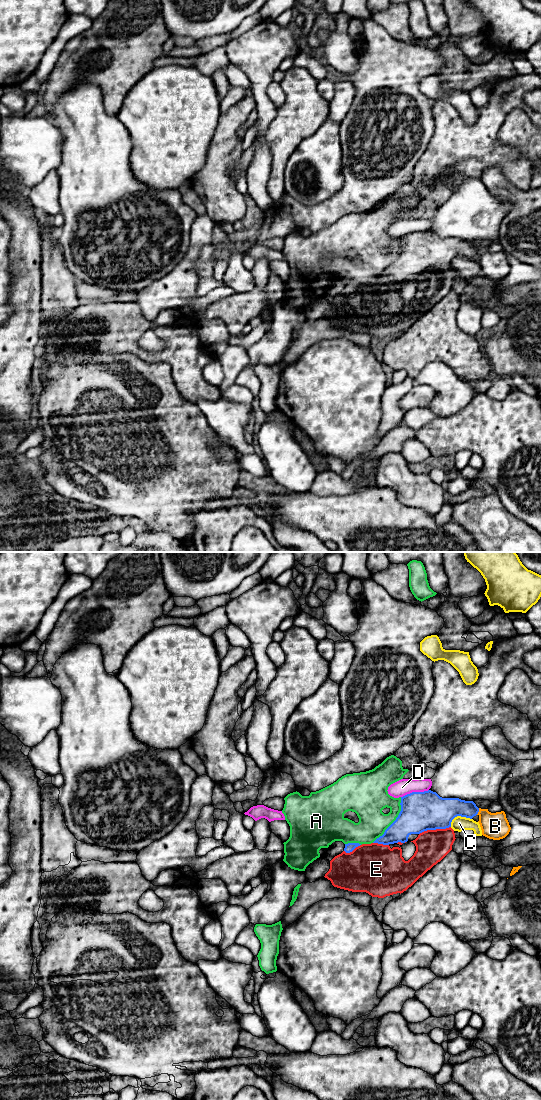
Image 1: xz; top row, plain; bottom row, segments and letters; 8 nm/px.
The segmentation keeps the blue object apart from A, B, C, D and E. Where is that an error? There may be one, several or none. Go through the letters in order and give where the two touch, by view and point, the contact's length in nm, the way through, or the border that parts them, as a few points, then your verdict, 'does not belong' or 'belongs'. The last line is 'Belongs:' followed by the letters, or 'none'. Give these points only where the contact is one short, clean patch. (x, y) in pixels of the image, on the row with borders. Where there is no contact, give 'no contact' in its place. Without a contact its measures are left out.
A: xz (394, 821) | 440 nm | does not belong
B: xz (478, 811) | 60 nm | does not belong
C: xz (458, 815) | 190 nm | does not belong
D: xz (414, 792) | 240 nm | does not belong
E: xz (434, 829) | 260 nm | belongs
Belongs: E

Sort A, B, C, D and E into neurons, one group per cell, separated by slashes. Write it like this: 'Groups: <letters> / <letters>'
Groups: A / B / C / D / E

